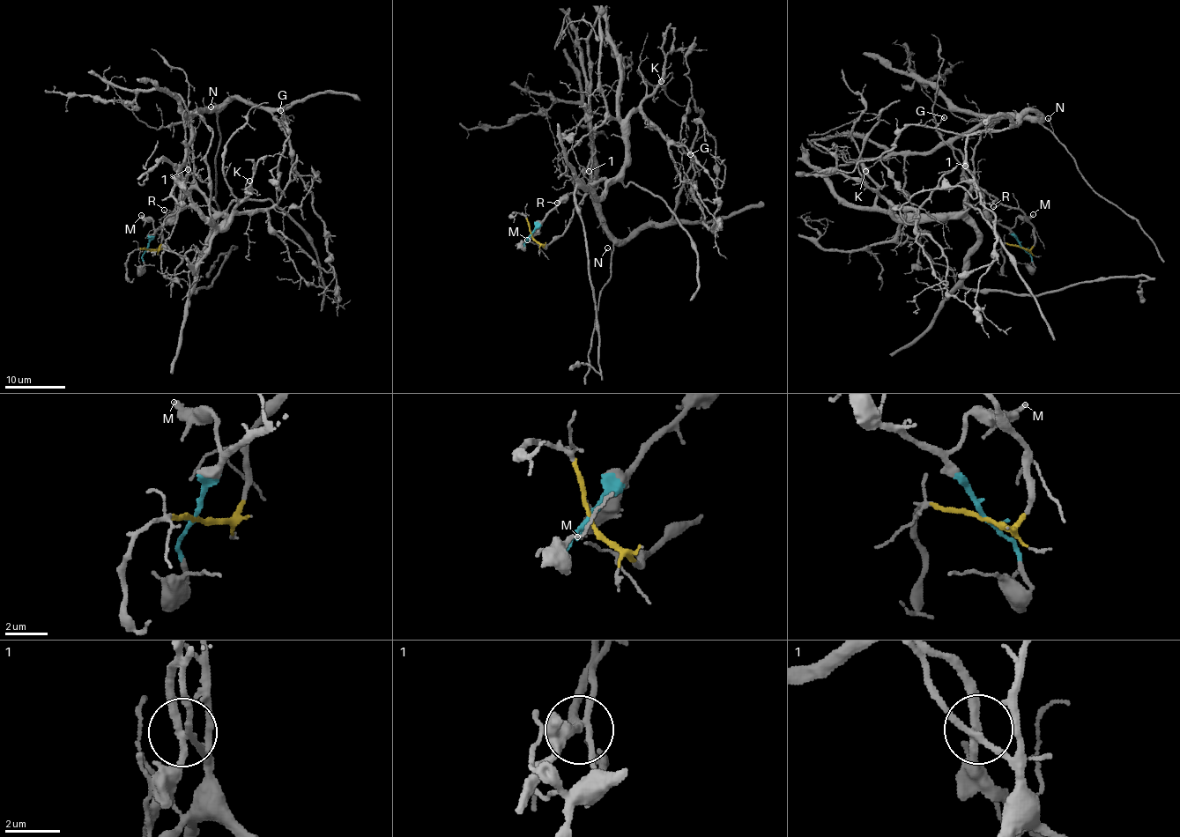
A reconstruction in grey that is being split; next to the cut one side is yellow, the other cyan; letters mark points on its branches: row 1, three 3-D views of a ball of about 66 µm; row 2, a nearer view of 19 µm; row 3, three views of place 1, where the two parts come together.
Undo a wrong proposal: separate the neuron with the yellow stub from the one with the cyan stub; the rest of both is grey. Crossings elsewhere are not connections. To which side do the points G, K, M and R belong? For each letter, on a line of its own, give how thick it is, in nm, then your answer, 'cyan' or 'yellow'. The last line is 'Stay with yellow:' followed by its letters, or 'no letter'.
G: 140 nm thick; cyan
K: 140 nm thick; yellow
M: 280 nm thick; cyan
R: 130 nm thick; cyan
Stay with yellow: K

